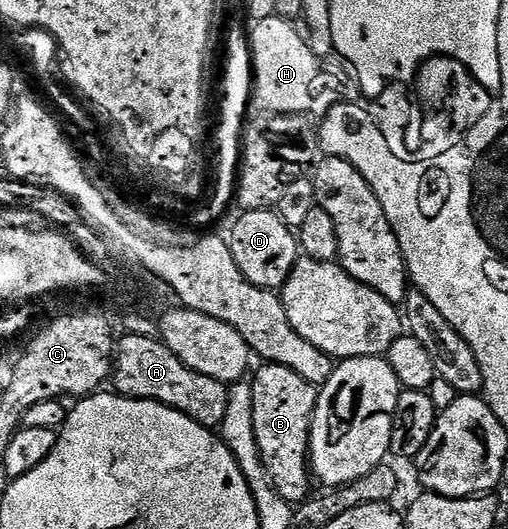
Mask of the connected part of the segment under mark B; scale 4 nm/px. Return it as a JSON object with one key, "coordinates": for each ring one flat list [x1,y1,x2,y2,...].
{"coordinates":[[271,365,262,367,256,378,251,379,254,436,268,481,278,496,287,502,300,504,308,494,312,417,316,411,318,390,290,366]]}

